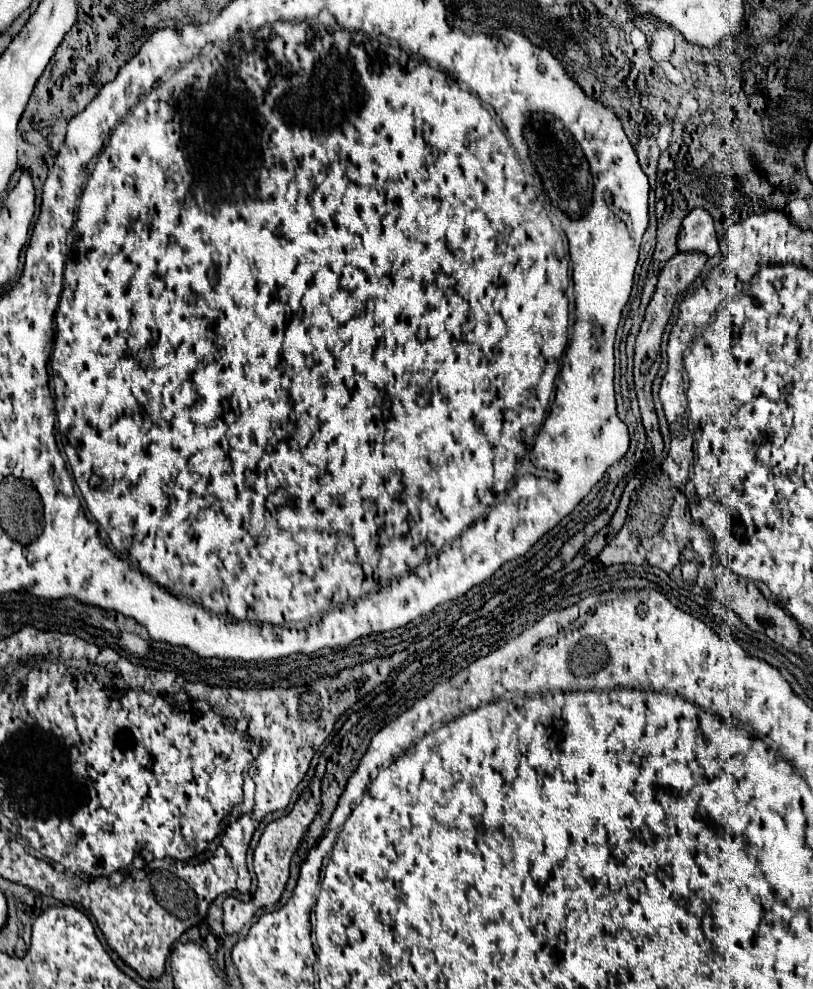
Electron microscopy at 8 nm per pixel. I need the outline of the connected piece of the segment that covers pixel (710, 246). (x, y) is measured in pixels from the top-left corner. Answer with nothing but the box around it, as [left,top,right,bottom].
[678,208,720,258]

